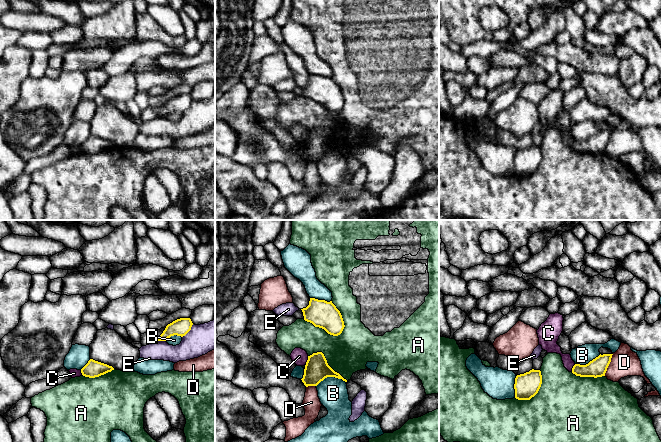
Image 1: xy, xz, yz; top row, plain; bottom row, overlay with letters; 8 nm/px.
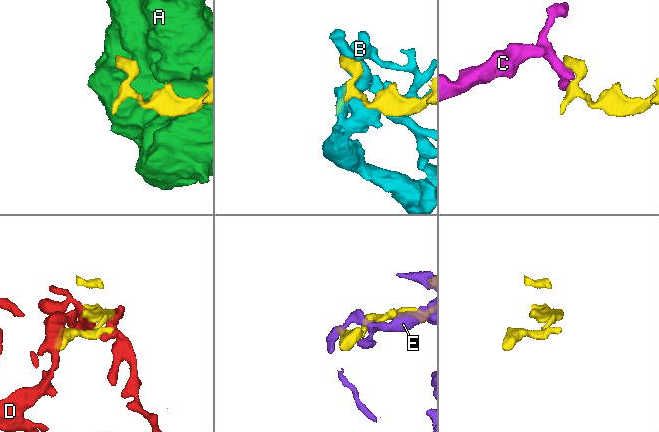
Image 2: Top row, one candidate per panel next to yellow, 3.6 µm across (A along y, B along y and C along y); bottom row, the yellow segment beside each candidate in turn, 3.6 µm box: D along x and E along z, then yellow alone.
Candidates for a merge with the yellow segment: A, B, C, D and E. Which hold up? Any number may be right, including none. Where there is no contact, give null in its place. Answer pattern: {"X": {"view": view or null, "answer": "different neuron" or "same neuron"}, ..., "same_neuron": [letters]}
{"A": {"view": "xz", "answer": "different neuron"}, "B": {"view": "xz", "answer": "different neuron"}, "C": {"view": "xz", "answer": "different neuron"}, "D": {"view": "yz", "answer": "different neuron"}, "E": {"view": "xy", "answer": "different neuron"}, "same_neuron": []}

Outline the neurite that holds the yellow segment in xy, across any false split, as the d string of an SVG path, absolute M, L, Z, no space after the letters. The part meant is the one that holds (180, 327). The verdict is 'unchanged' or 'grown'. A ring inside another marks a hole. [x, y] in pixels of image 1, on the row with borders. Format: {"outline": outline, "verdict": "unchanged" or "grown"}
{"outline": "M190 318L177 319L166 326L158 341L166 341L174 335L183 337L191 330L192 325L193 323Z", "verdict": "unchanged"}

